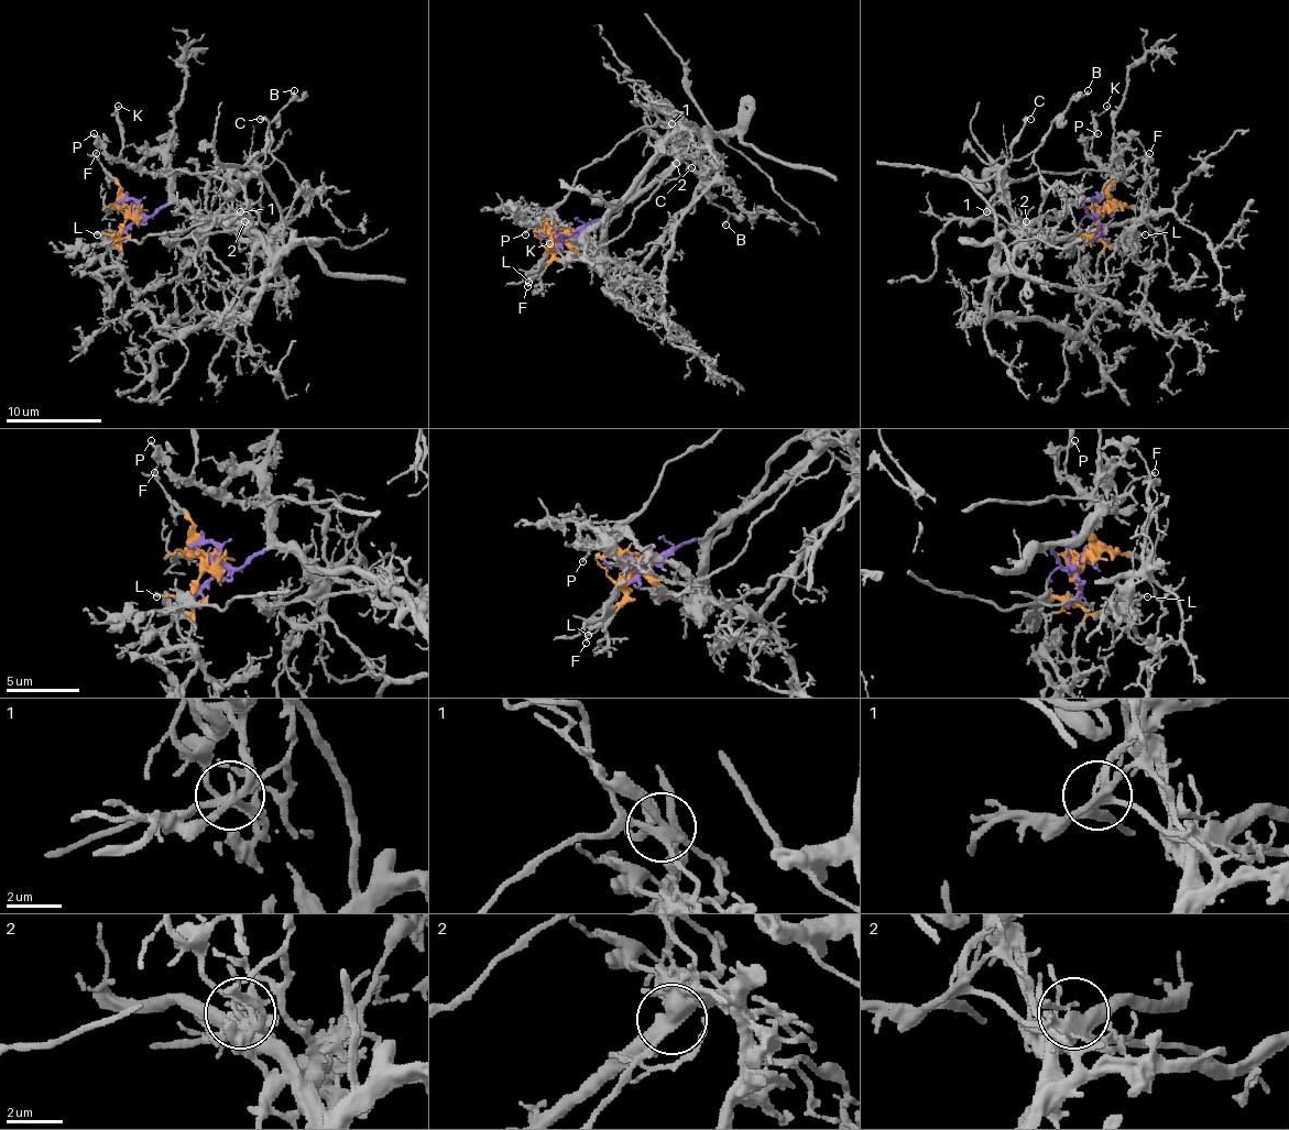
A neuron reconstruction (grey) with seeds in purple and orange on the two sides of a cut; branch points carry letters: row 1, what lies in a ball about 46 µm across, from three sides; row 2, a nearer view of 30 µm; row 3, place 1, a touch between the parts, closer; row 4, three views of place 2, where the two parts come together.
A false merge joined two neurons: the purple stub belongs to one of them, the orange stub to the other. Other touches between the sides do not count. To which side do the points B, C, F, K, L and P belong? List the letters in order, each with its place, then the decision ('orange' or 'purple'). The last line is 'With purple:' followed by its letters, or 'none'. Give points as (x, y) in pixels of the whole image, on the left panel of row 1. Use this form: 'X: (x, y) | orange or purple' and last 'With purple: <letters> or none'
B: (294, 90) | orange
C: (260, 119) | purple
F: (96, 153) | orange
K: (118, 106) | purple
L: (97, 234) | orange
P: (94, 133) | purple
With purple: C, K, P

